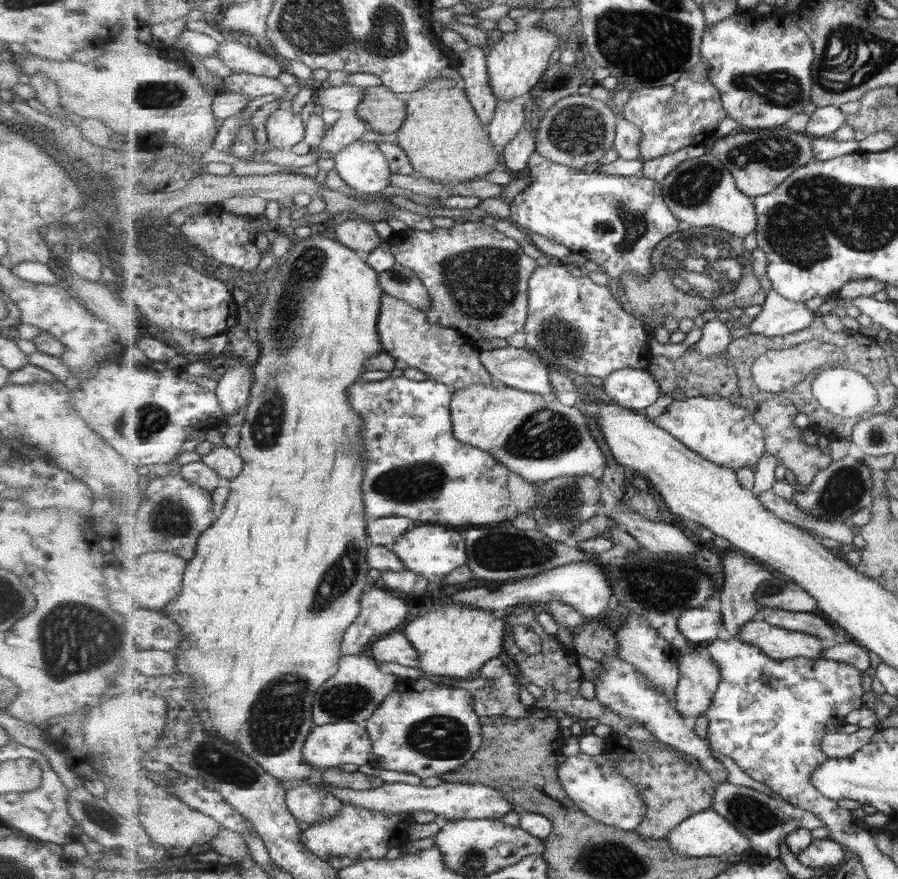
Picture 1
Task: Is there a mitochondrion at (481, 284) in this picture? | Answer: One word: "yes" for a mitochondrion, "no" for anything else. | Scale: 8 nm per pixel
yes

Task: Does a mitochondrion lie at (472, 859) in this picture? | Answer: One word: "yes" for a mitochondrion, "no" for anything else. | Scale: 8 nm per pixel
yes

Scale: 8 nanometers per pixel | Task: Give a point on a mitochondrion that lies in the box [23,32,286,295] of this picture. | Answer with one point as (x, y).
(157, 96)

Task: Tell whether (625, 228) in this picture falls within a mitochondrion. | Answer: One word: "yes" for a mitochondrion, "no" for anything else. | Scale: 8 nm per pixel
yes

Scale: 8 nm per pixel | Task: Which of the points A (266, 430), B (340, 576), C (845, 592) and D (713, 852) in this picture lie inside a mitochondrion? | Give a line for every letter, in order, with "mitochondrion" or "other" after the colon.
A: mitochondrion
B: mitochondrion
C: other
D: other

